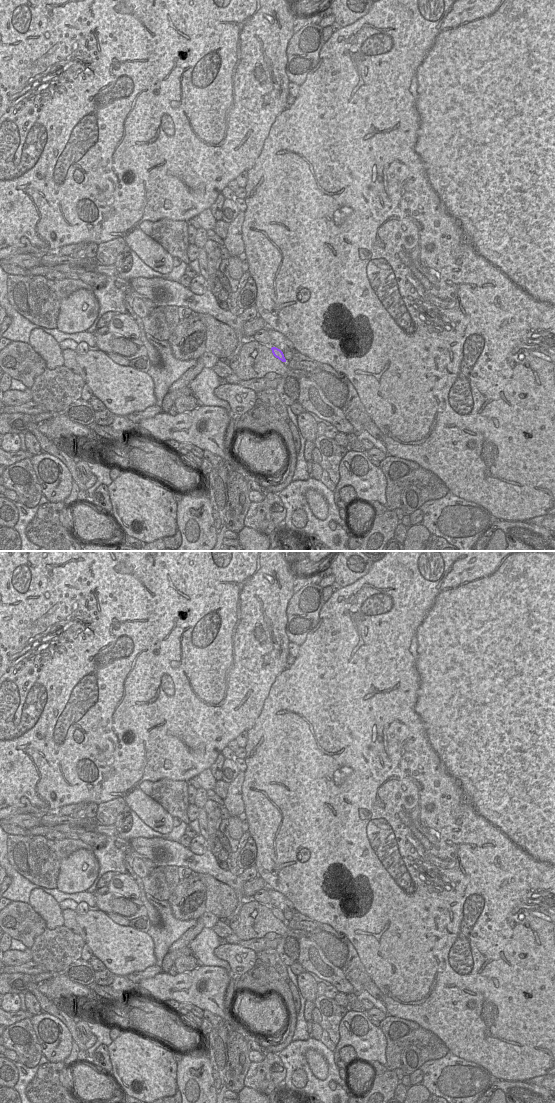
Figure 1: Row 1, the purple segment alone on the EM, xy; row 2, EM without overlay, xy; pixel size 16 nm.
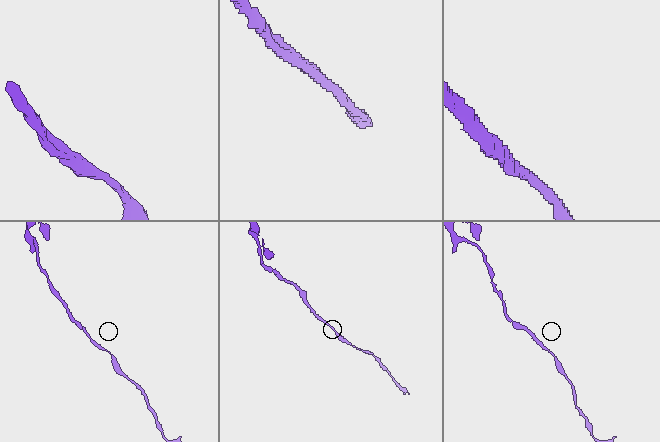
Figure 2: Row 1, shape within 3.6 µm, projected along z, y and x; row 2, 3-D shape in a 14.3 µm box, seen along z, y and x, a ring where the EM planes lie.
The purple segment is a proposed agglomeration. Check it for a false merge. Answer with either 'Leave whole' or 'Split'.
Leave whole.

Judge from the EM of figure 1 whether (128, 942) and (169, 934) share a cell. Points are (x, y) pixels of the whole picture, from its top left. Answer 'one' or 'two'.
two

